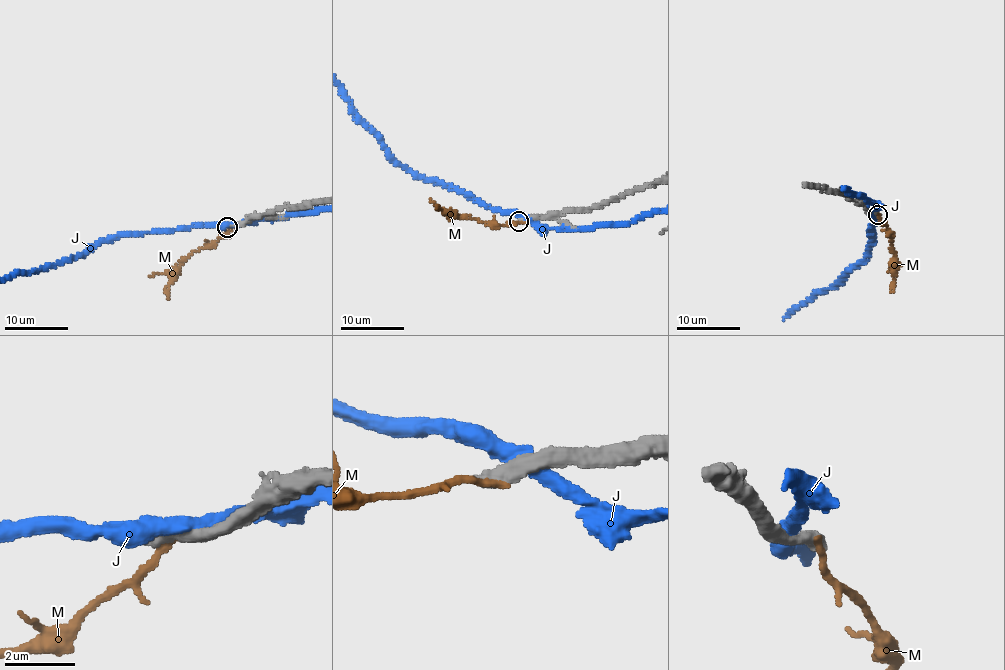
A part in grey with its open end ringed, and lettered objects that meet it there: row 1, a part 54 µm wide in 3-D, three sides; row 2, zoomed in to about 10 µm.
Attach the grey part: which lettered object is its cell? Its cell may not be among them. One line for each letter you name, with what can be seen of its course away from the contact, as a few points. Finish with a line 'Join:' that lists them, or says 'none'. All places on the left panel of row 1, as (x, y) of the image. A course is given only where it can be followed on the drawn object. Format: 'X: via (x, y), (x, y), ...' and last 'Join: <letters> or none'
Join: none

